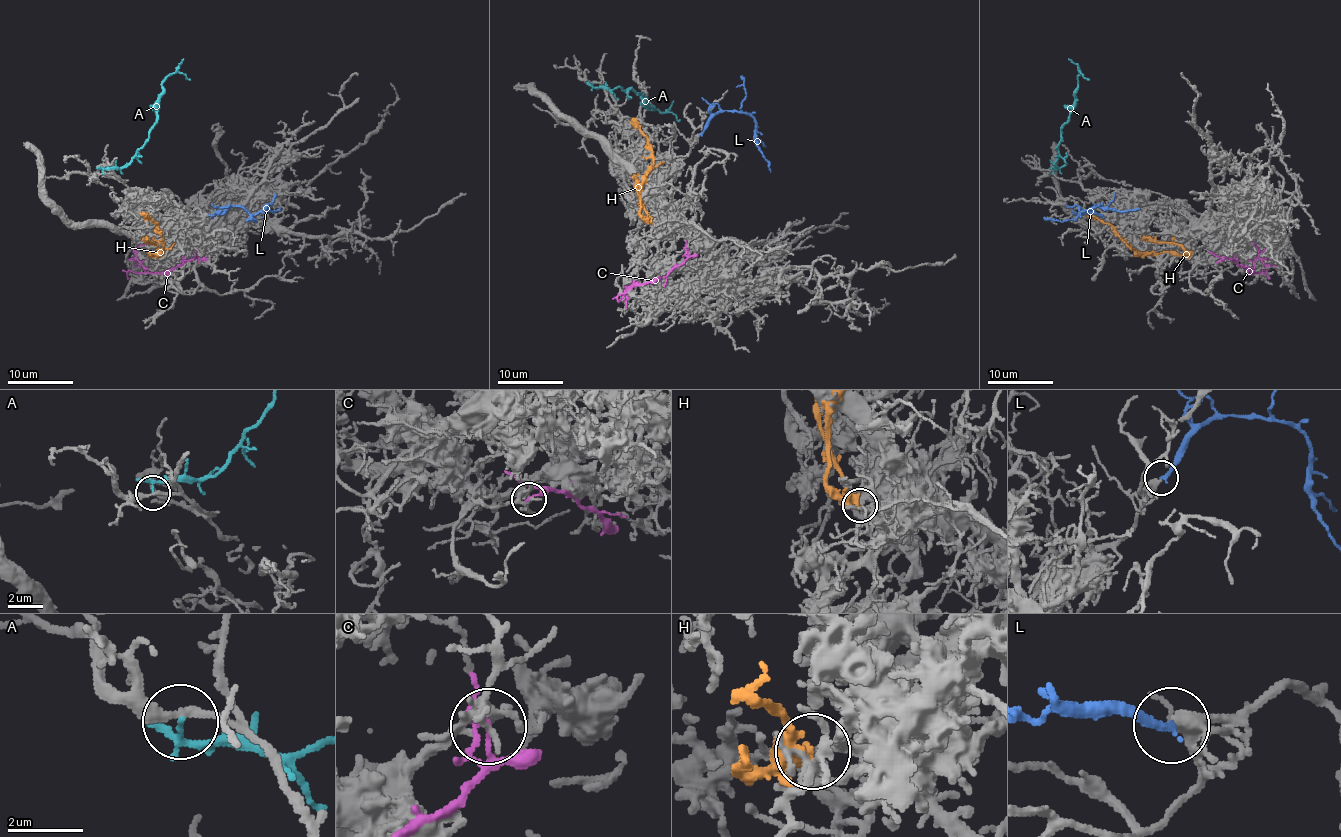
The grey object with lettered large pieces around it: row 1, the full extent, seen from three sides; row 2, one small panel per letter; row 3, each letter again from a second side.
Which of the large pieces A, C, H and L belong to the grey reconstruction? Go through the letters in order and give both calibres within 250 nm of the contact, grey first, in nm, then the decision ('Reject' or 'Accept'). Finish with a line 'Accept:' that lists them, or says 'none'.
A: Thickness 240 nm (grey) against 130 nm. Reject
C: Thickness 180 nm (grey) against 130 nm. Reject
H: Thickness 200 nm (grey) against 480 nm. Reject
L: Thickness 260 nm (grey) against 220 nm. Accept
Accept: L

